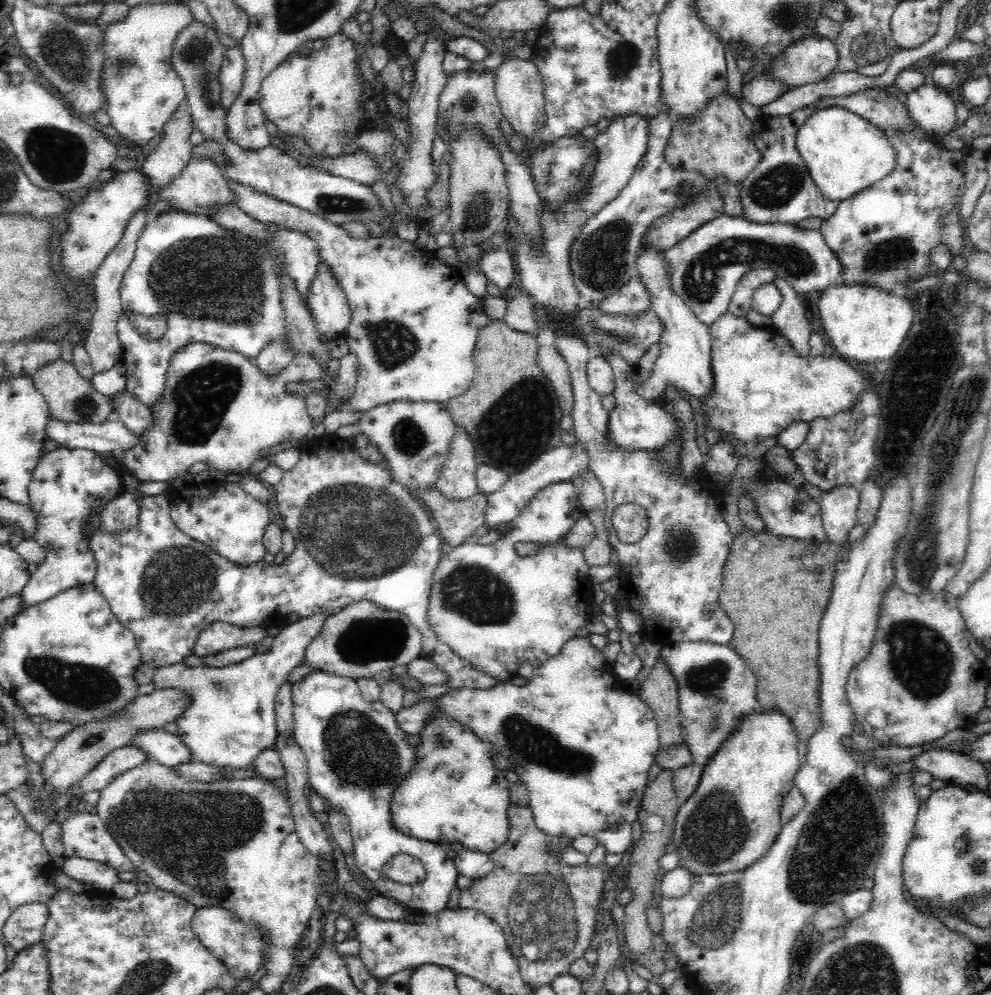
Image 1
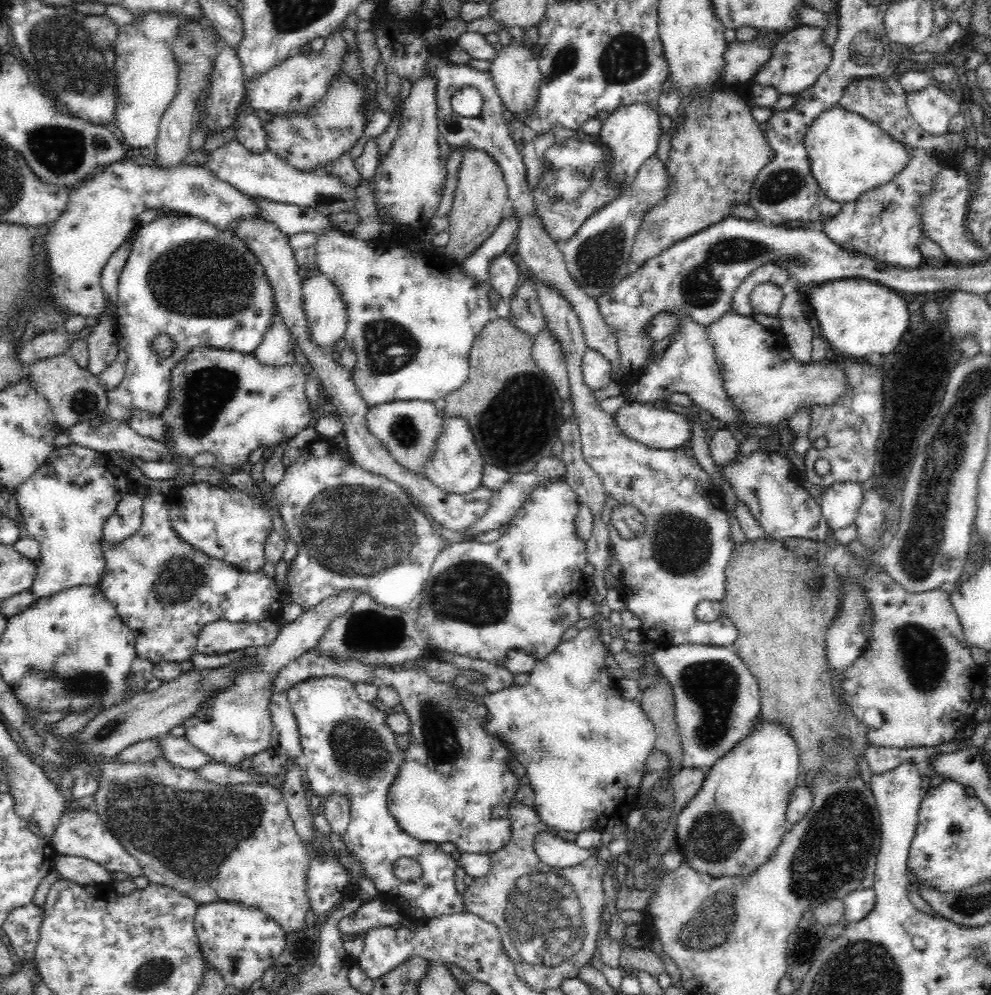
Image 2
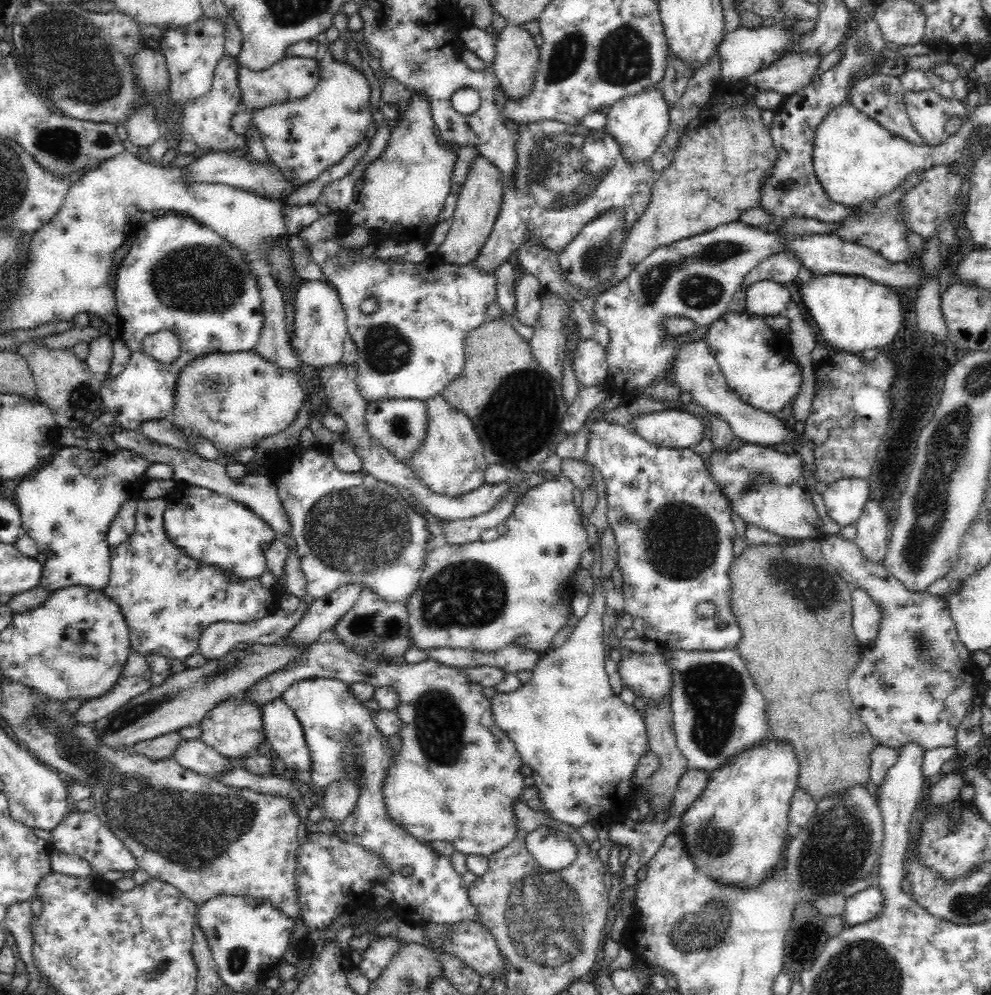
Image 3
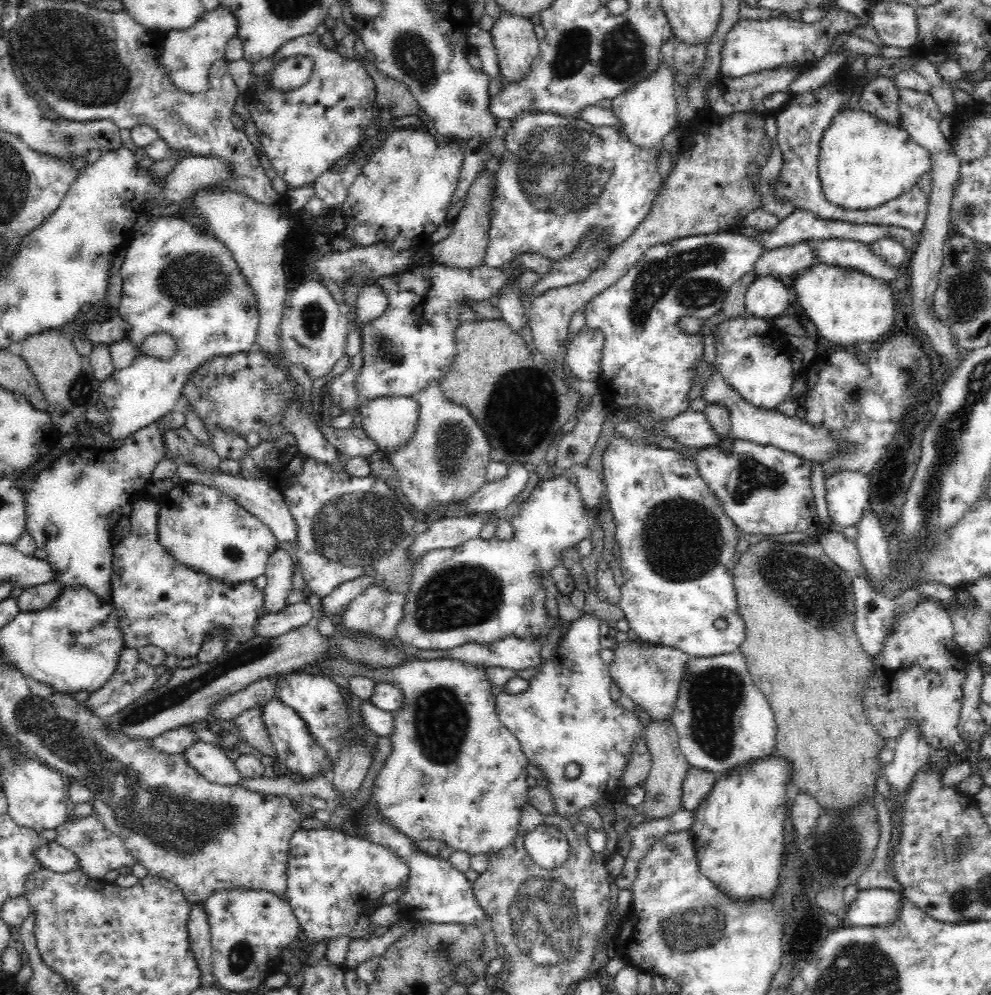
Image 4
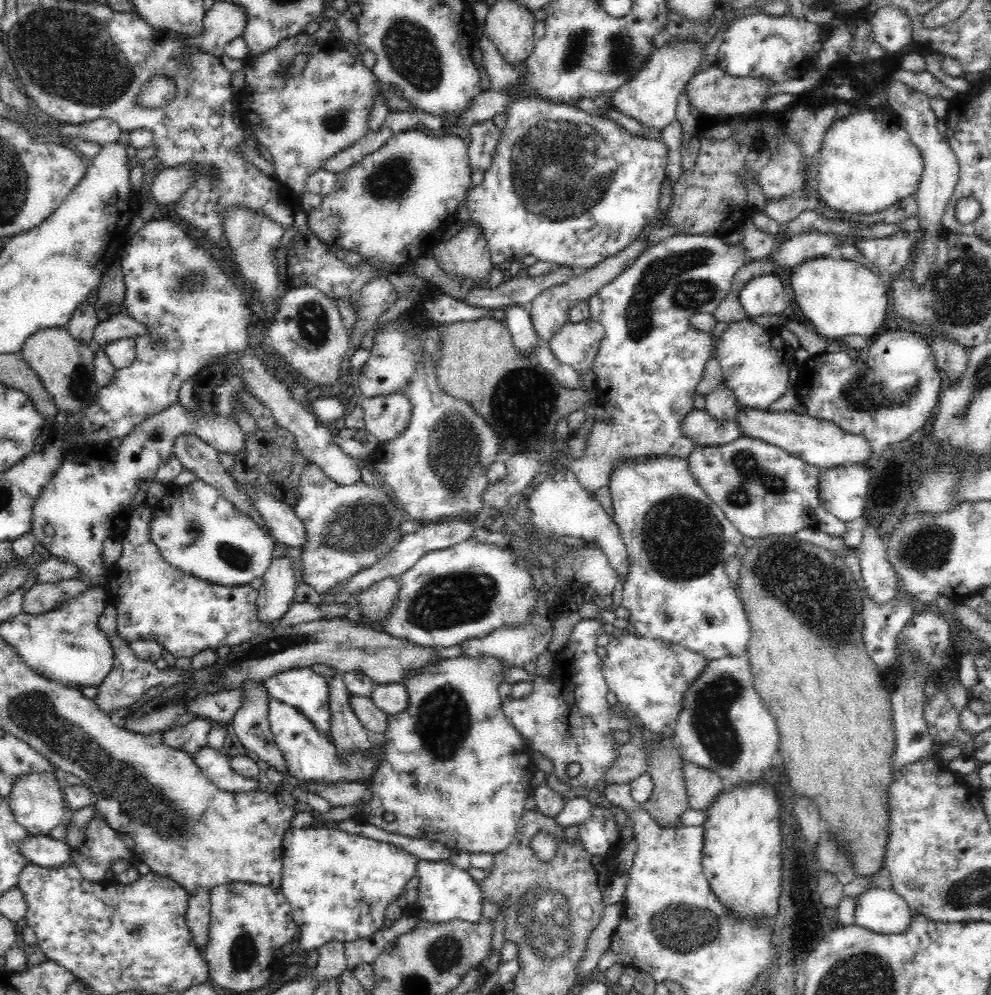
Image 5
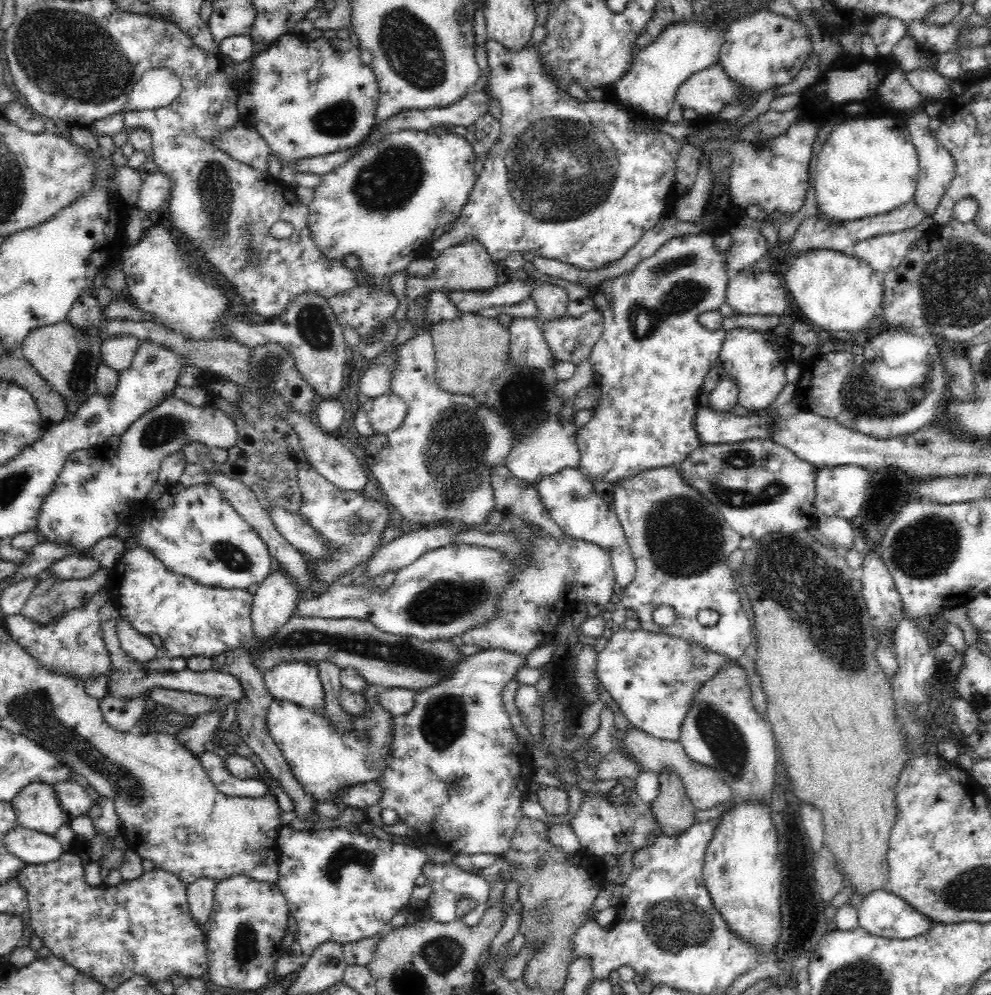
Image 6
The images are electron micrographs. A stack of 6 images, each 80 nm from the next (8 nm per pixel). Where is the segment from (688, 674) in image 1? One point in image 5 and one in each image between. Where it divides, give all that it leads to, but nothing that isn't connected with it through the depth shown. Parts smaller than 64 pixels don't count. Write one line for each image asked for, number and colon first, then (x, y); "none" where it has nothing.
2: (717, 698)
3: (718, 711)
4: (722, 720)
5: (724, 726)

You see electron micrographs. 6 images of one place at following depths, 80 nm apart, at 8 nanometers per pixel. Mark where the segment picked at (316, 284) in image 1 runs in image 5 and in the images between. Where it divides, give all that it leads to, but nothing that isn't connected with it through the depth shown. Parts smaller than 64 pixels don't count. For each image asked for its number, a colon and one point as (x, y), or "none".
2: (327, 316)
3: (320, 328)
4: (313, 331)
5: (307, 332)

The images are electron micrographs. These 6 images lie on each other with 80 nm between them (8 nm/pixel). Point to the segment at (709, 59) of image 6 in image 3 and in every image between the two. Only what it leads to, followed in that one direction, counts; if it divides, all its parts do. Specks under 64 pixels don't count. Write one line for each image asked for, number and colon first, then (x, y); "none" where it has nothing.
3: (638, 123)
4: (646, 113)
5: (650, 98)

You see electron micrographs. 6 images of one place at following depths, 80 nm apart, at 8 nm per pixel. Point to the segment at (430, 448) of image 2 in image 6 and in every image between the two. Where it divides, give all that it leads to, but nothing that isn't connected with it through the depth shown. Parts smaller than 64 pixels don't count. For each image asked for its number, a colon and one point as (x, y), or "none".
3: (399, 424)
4: (390, 421)
5: (385, 417)
6: (385, 413)

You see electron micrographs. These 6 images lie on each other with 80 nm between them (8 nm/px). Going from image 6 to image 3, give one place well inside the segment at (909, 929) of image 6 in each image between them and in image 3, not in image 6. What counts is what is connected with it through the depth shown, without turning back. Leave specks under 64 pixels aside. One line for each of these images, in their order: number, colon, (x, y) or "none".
3: (861, 906)
4: (874, 906)
5: (879, 910)

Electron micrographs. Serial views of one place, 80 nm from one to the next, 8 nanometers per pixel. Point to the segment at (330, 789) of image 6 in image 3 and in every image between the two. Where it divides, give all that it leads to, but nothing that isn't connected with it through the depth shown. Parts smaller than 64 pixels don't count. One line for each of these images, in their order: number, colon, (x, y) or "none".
3: (283, 730)
4: (292, 743)
5: (310, 755)

